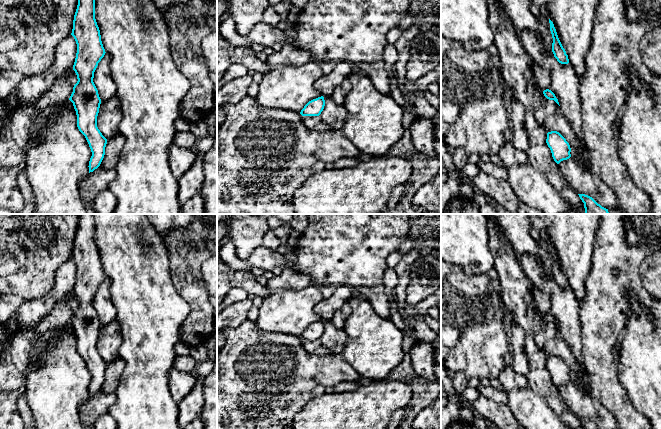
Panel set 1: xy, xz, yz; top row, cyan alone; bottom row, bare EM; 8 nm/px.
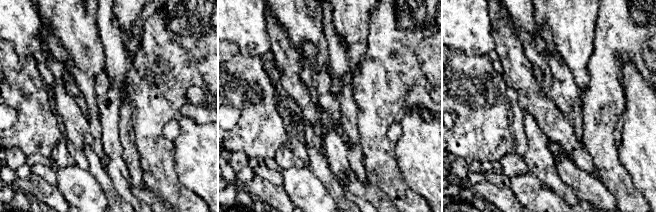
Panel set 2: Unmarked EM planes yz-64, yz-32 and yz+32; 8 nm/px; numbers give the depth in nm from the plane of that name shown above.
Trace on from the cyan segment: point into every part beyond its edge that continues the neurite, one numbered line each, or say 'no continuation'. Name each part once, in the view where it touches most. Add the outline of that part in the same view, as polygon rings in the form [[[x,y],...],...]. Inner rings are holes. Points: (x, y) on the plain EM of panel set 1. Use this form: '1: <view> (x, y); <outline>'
no continuation

